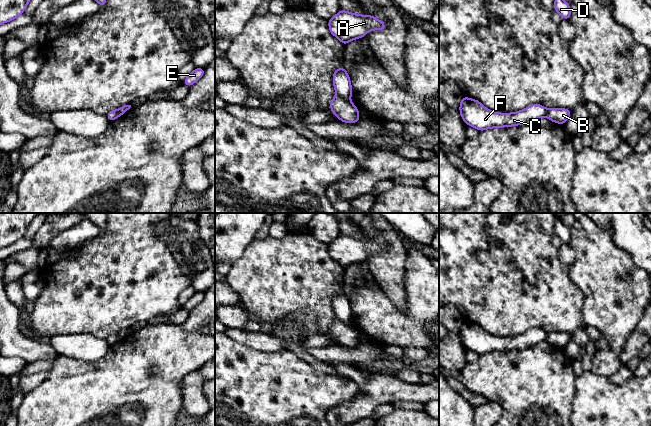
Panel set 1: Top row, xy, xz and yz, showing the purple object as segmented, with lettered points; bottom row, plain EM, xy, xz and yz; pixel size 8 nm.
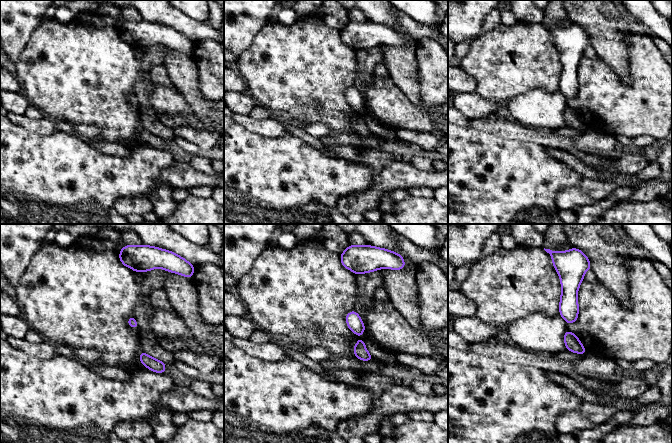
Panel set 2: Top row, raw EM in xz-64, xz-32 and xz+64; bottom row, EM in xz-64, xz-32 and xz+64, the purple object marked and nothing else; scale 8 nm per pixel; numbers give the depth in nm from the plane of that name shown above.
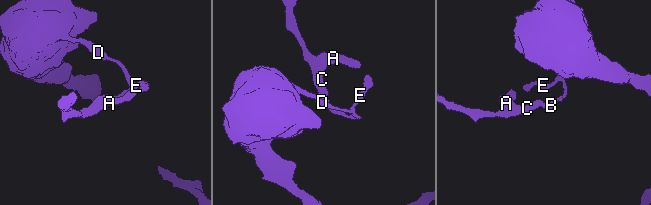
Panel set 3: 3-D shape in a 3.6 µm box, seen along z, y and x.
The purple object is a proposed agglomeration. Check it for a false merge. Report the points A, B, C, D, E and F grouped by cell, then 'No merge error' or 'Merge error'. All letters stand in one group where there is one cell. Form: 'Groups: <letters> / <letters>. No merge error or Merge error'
Groups: A C F / B D E. Merge error

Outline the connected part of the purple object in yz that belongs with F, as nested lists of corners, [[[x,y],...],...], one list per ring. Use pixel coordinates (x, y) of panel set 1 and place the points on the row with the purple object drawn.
[[[466,96],[461,99],[459,108],[463,121],[481,132],[488,128],[525,125],[545,116],[547,110],[541,104],[532,104],[515,113],[497,113],[485,108],[480,101]]]

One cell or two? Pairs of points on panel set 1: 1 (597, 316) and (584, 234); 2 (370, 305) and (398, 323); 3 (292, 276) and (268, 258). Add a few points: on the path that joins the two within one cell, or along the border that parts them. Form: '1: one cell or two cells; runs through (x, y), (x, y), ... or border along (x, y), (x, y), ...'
1: one cell; runs through (597, 296), (596, 254)
2: one cell; runs through (377, 312), (388, 323), (391, 323)
3: one cell; runs through (286, 274), (274, 264)

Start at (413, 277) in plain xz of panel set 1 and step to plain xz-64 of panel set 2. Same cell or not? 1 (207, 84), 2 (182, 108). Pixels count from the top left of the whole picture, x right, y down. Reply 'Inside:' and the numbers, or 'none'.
Inside: 1, 2

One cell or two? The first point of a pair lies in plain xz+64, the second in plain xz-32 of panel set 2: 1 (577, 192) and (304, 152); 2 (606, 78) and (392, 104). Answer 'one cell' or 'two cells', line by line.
1: two cells
2: one cell

